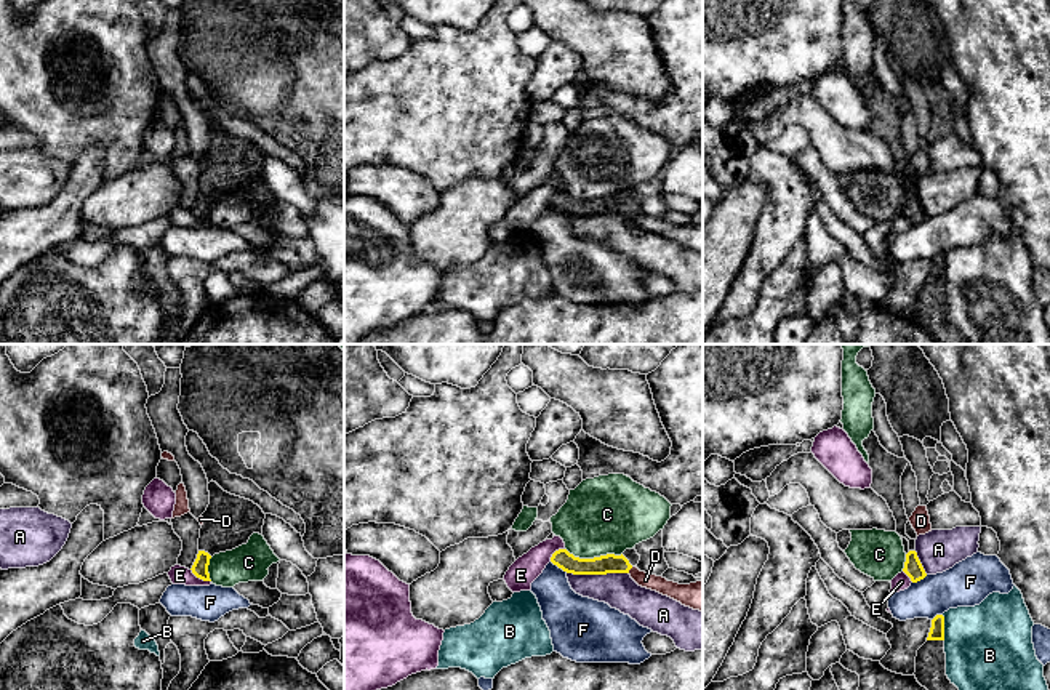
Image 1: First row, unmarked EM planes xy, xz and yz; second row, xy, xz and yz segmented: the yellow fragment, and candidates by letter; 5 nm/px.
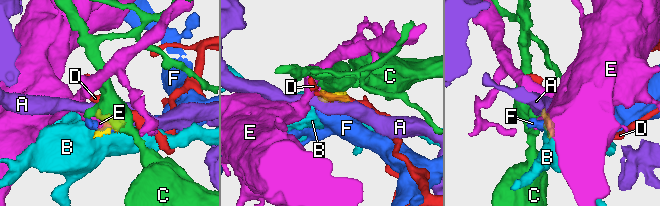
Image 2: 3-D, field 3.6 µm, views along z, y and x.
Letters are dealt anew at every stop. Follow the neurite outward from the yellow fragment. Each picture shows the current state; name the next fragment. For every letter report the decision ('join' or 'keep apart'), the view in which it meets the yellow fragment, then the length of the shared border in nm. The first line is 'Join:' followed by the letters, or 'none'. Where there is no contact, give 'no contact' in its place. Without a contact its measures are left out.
Join: none
A: keep apart; meets yellow in xz; contact 320 nm long
B: keep apart; meets yellow in yz; contact 130 nm long
C: keep apart; meets yellow in xz; contact 280 nm long
D: keep apart; meets yellow in xz; contact 40 nm long
E: keep apart; meets yellow in xy; contact 120 nm long
F: keep apart; meets yellow in xz; contact 110 nm long

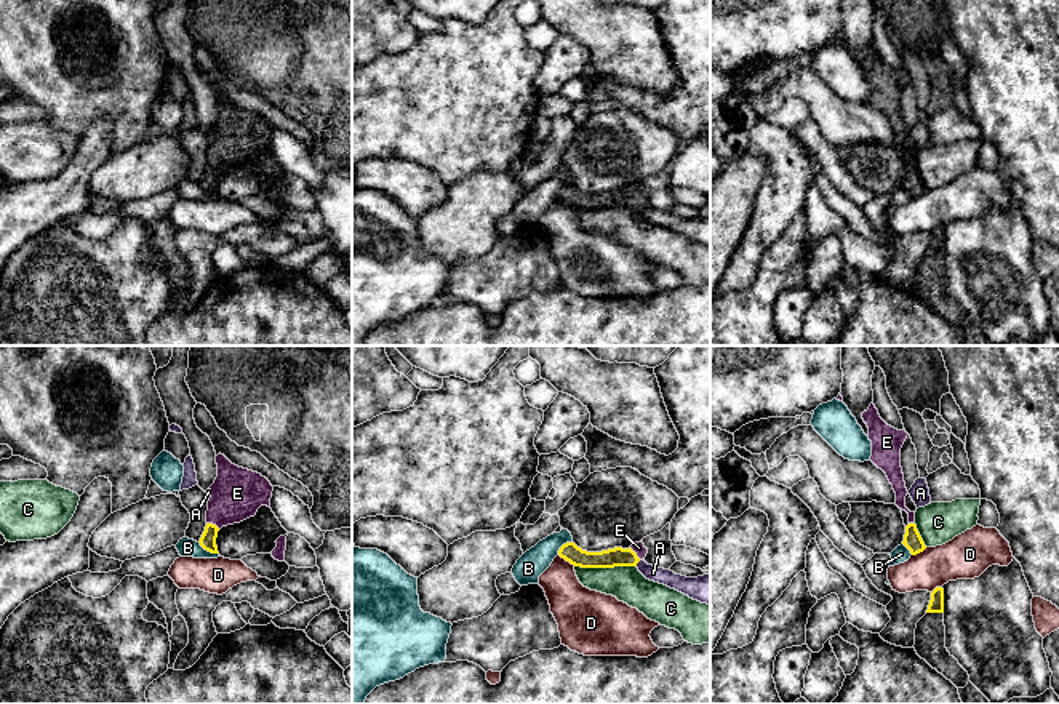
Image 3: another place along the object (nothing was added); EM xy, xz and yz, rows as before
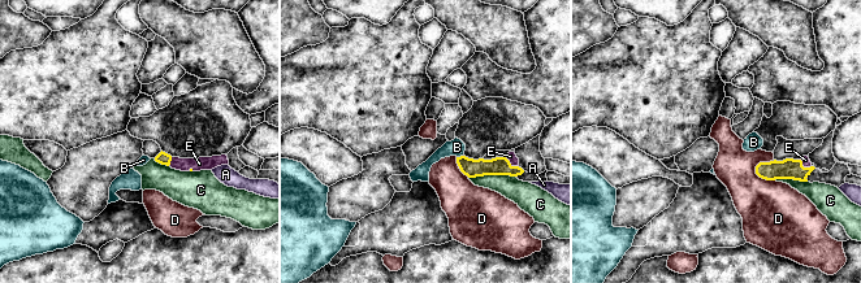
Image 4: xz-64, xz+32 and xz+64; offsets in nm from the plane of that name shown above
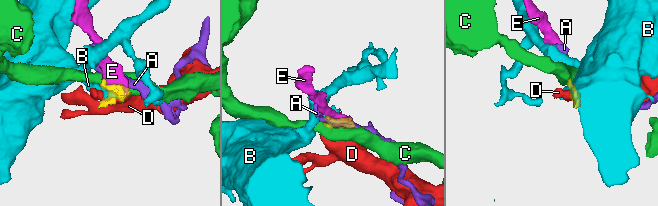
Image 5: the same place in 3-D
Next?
Join: E
A: keep apart; meets yellow in xz; contact 40 nm long
B: keep apart; meets yellow in xy; contact 120 nm long
C: keep apart; meets yellow in xz; contact 320 nm long
D: keep apart; meets yellow in xz; contact 110 nm long
E: join; meets yellow in xy; contact 80 nm long

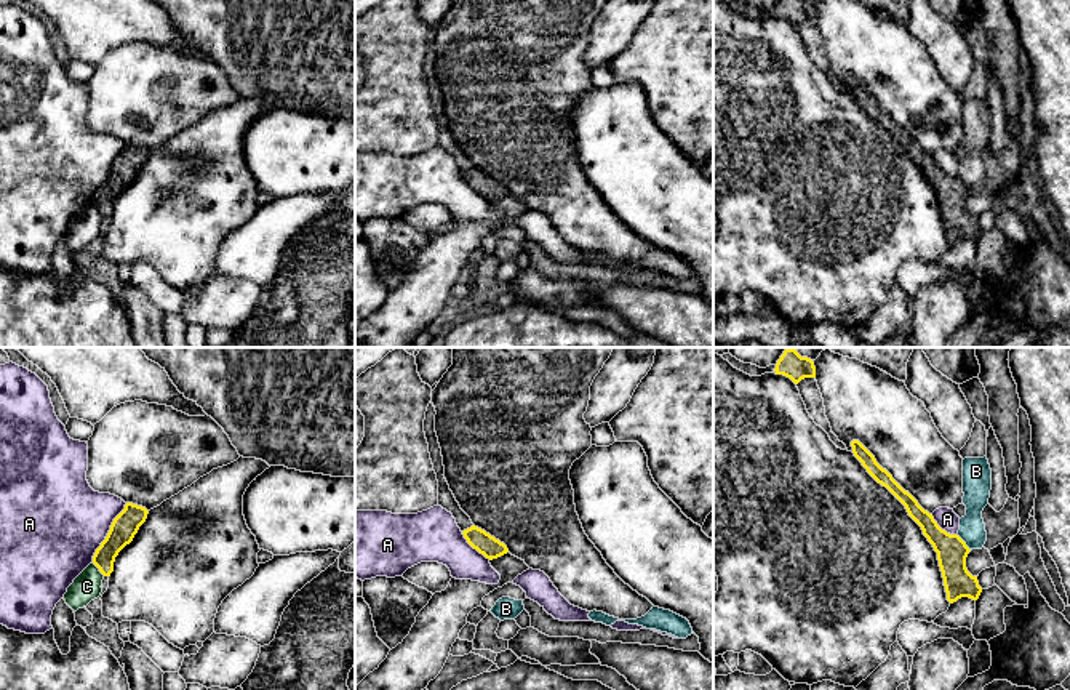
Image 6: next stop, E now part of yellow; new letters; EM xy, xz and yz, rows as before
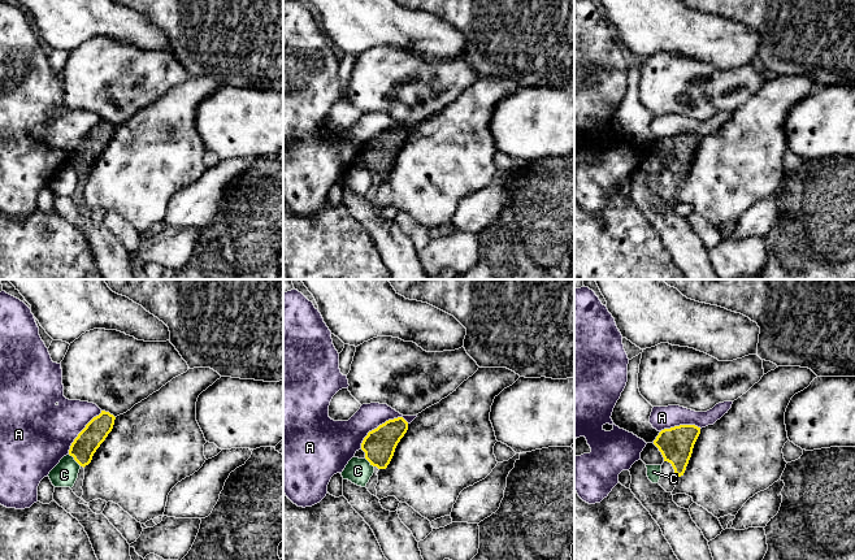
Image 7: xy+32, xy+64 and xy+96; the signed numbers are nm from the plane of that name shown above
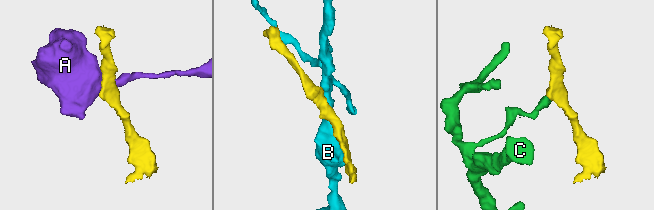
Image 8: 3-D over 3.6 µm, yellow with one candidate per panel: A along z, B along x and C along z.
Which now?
Join: none
A: keep apart; meets yellow in xy; contact 360 nm long
B: keep apart; meets yellow in yz; contact 100 nm long
C: keep apart; meets yellow in xy; contact 90 nm long

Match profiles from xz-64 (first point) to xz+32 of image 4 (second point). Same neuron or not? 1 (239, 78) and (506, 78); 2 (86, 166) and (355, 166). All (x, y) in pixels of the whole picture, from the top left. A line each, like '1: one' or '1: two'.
1: two
2: two

